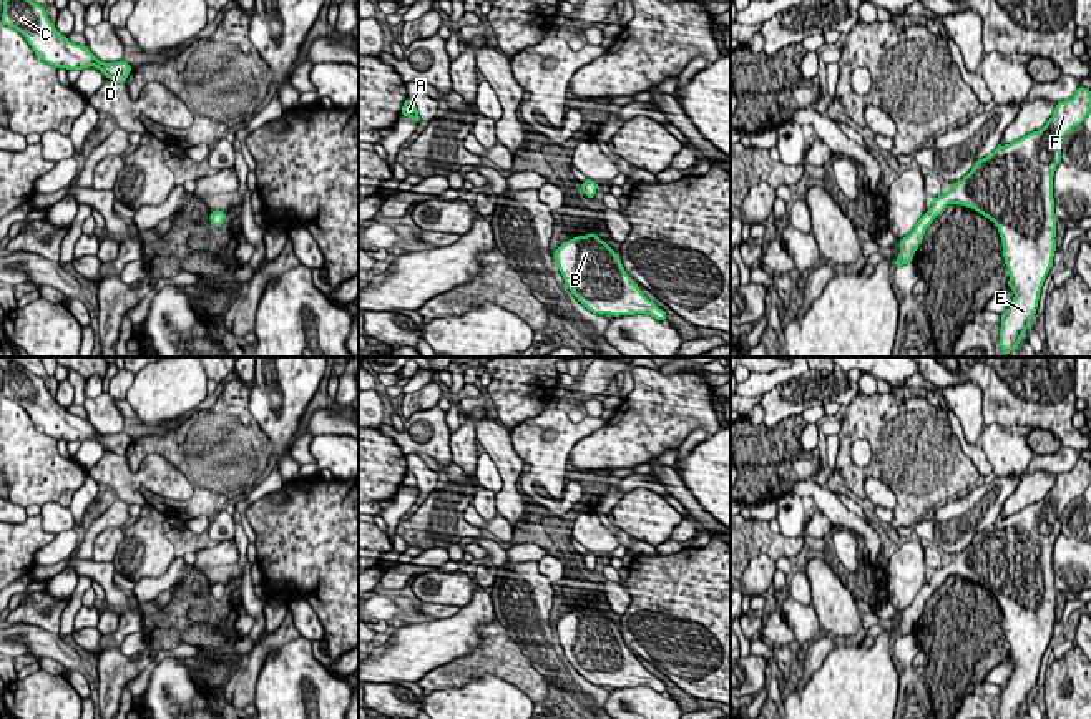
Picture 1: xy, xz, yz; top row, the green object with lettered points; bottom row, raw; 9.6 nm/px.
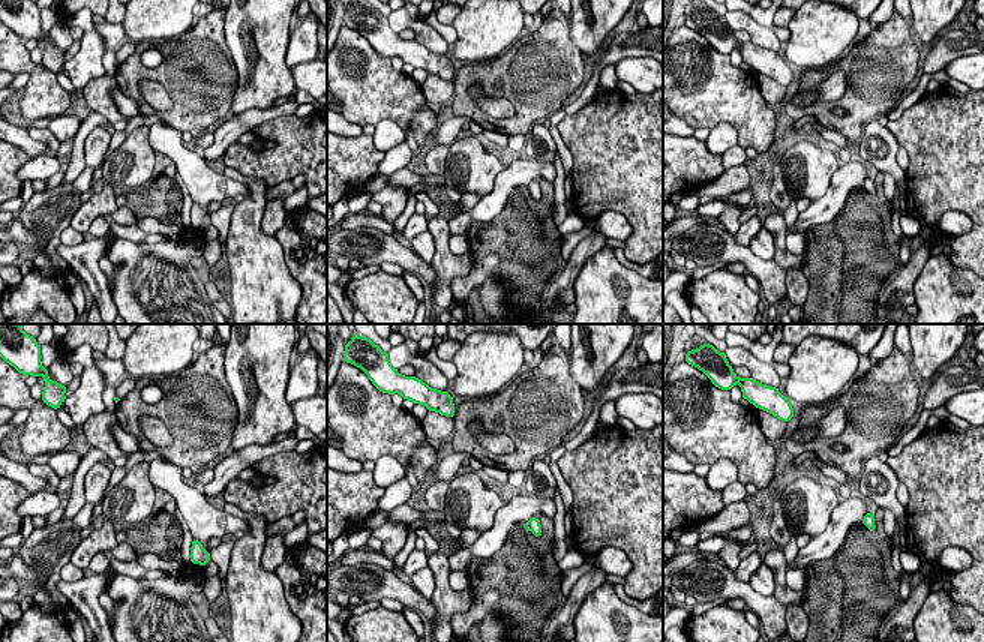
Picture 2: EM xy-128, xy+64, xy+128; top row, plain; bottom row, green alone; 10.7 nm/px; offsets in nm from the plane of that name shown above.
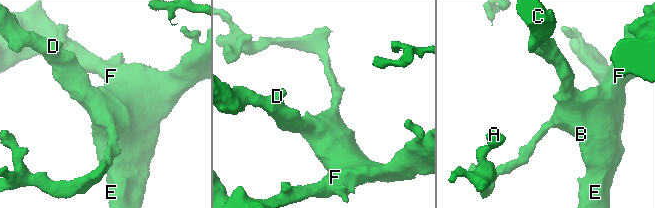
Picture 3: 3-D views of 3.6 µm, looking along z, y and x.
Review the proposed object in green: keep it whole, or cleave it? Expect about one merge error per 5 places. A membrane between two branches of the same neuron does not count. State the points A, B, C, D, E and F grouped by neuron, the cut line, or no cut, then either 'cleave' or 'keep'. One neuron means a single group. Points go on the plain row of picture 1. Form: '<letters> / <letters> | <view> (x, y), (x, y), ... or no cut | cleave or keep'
A B C D E F | no cut | keep

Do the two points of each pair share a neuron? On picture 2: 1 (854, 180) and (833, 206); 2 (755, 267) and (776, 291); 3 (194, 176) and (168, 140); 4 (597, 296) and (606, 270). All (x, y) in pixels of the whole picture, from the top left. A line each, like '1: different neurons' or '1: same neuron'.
1: same neuron
2: same neuron
3: same neuron
4: same neuron

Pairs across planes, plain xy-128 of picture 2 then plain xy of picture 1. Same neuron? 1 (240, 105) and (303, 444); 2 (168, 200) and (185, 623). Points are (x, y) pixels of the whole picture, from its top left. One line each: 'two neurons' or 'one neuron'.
1: two neurons
2: one neuron

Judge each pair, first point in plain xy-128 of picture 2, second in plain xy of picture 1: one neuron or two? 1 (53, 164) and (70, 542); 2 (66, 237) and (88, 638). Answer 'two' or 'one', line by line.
1: one
2: one

